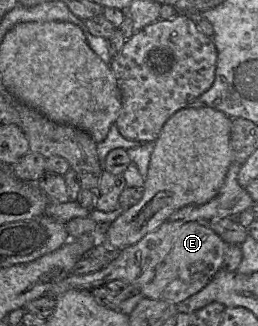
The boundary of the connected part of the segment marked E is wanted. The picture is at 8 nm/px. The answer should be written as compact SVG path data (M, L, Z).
M167 220L156 230L145 235L136 244L119 251L103 269L90 274L69 275L55 284L48 295L57 298L69 290L92 290L97 287L104 287L108 282L121 280L134 286L135 290L146 298L167 300L178 304L203 289L212 280L222 267L228 246L229 244L214 232L208 226L208 223Z

